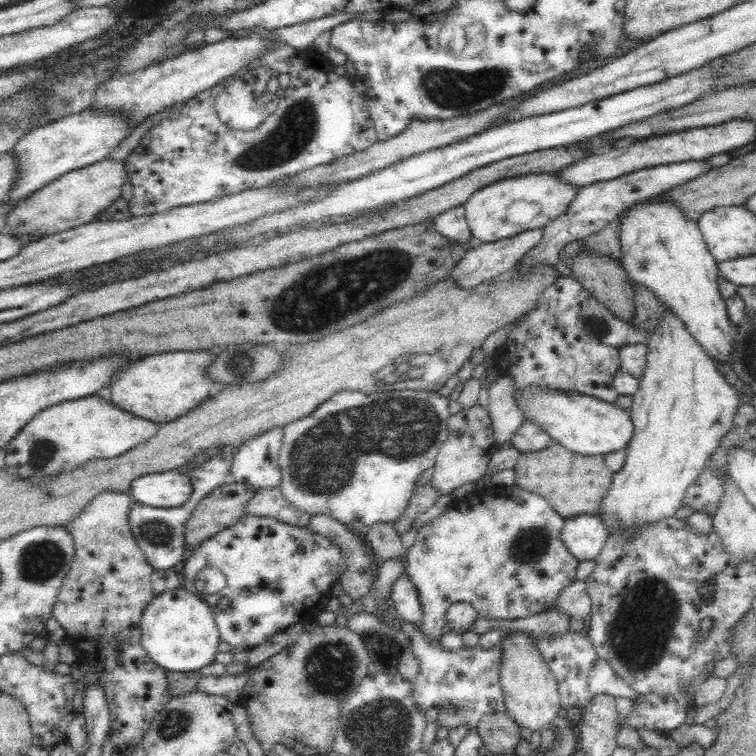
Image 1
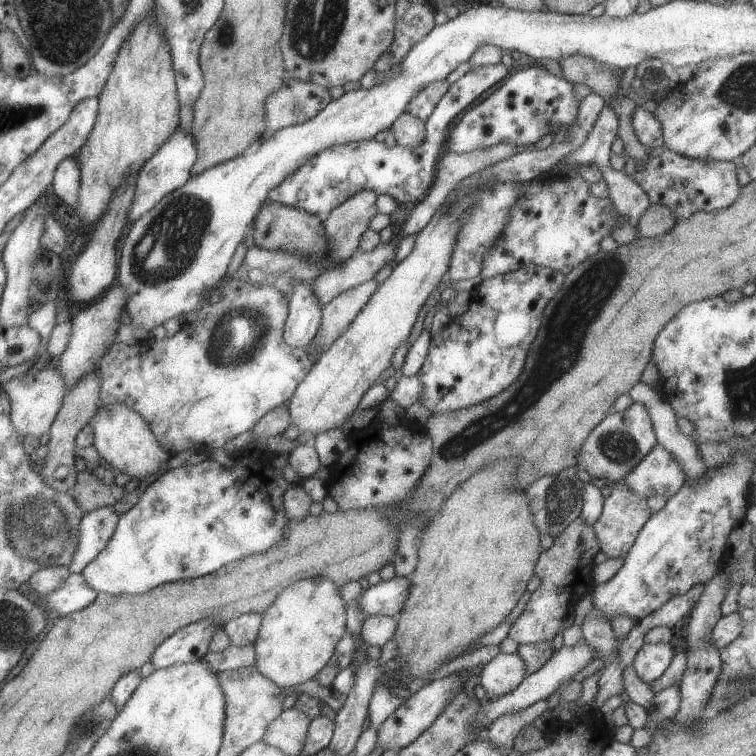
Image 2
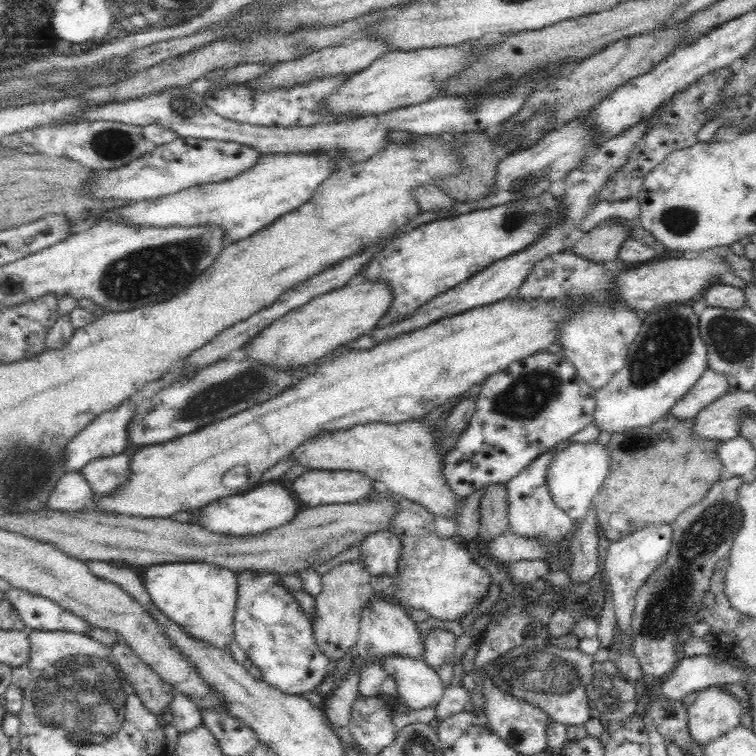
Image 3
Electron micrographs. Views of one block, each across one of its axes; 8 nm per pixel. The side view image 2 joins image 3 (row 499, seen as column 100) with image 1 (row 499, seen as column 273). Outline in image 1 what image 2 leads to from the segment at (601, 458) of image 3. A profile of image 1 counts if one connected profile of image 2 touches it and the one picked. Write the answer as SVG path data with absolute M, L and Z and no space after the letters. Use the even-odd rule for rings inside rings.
M512 485L477 489L466 502L454 499L444 512L417 527L416 541L404 552L405 575L418 593L424 633L440 639L446 612L458 601L472 603L479 618L486 619L512 620L546 611L560 589L577 579L575 570L579 560L560 543L563 520L545 498Z

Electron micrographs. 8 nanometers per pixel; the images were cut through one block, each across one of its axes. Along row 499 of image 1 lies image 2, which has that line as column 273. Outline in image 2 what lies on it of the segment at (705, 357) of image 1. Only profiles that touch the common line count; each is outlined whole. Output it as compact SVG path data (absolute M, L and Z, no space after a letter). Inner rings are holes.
M319 576L297 580L279 592L263 613L263 622L253 644L256 658L254 667L257 668L257 672L279 688L295 686L315 677L333 656L337 641L345 634L346 608L344 604L339 588L331 580L319 578Z

